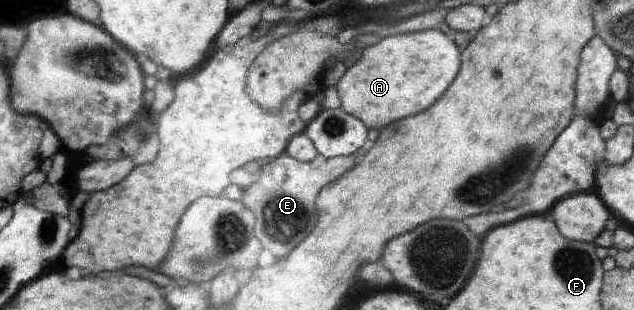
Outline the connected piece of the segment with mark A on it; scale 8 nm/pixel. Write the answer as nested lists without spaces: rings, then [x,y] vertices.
[[[436,28],[382,38],[378,45],[366,47],[362,53],[366,53],[366,57],[362,57],[358,65],[352,65],[335,87],[342,109],[346,109],[346,113],[354,113],[354,117],[362,117],[370,129],[380,129],[402,117],[416,115],[418,109],[428,109],[456,79],[461,69],[458,47],[444,35],[444,31],[440,33]]]

